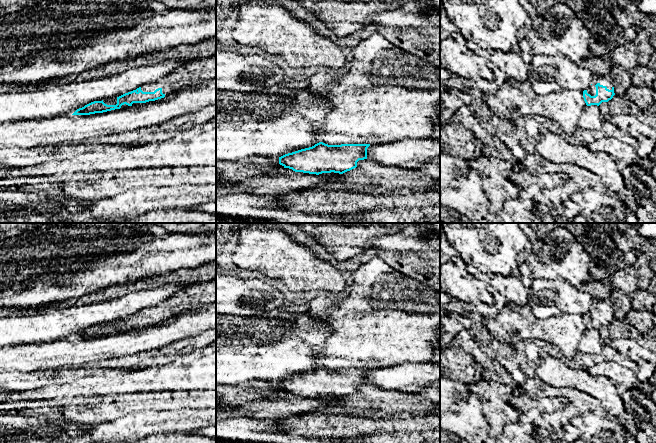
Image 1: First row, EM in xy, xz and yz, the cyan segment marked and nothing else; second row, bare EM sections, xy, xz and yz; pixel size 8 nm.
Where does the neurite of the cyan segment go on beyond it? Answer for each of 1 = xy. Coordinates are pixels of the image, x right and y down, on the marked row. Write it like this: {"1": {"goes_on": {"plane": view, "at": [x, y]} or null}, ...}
{"1": {"goes_on": {"plane": "xy", "at": [199, 70]}}}

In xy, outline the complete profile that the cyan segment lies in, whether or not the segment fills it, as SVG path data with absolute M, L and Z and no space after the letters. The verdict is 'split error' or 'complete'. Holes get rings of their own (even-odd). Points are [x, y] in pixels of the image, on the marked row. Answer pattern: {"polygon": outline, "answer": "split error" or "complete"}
{"polygon": "M216 56L196 59L187 62L177 70L167 74L162 80L143 85L131 92L117 97L116 105L107 105L102 101L94 101L77 109L72 115L90 115L120 109L126 104L155 101L179 91L187 86L197 85L216 78Z", "answer": "split error"}

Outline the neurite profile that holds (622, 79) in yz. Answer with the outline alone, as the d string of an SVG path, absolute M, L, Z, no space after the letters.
M612 65L608 77L613 83L615 95L625 97L627 90L633 85L631 72Z

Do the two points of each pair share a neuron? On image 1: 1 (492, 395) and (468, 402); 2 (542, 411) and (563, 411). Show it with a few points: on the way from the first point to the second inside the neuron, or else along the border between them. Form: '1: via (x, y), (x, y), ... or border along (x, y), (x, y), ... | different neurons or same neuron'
1: border along (466, 385), (481, 401), (481, 409), (487, 421) | different neurons
2: via (547, 411), (558, 411) | same neuron

